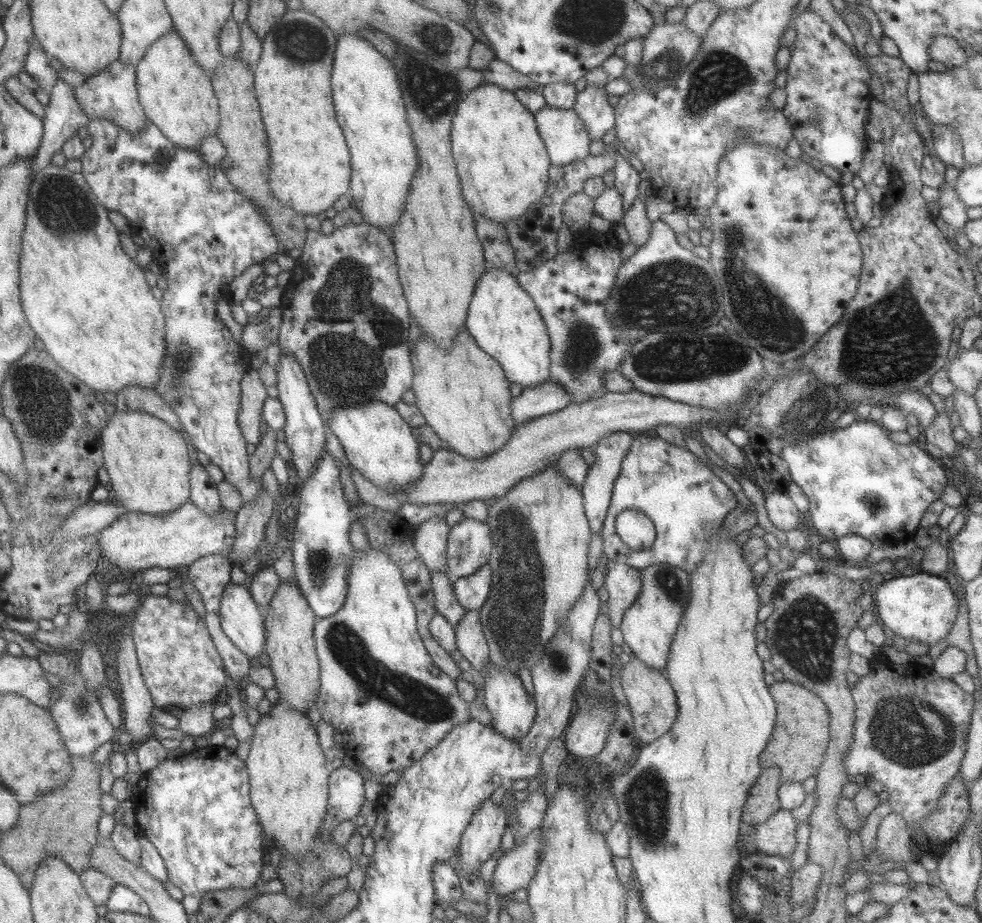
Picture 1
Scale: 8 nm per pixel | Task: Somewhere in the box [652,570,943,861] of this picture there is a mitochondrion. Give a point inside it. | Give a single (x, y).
(807, 634)

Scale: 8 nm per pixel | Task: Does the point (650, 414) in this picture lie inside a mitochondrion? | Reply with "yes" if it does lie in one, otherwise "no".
no

